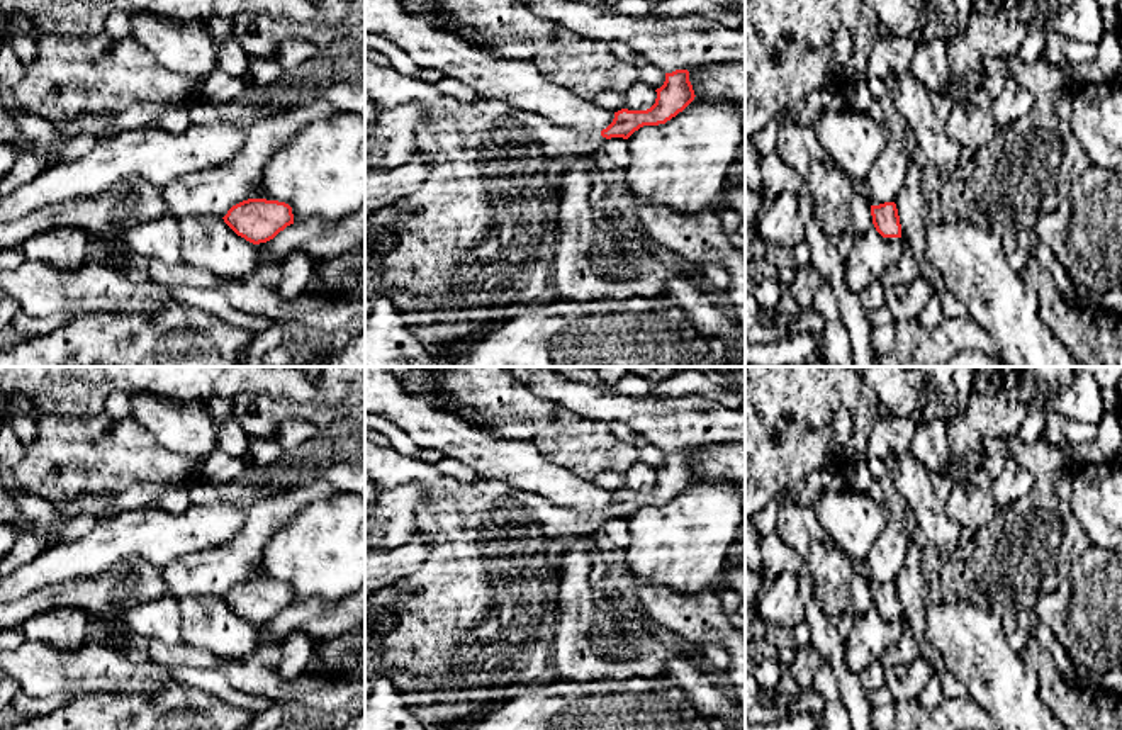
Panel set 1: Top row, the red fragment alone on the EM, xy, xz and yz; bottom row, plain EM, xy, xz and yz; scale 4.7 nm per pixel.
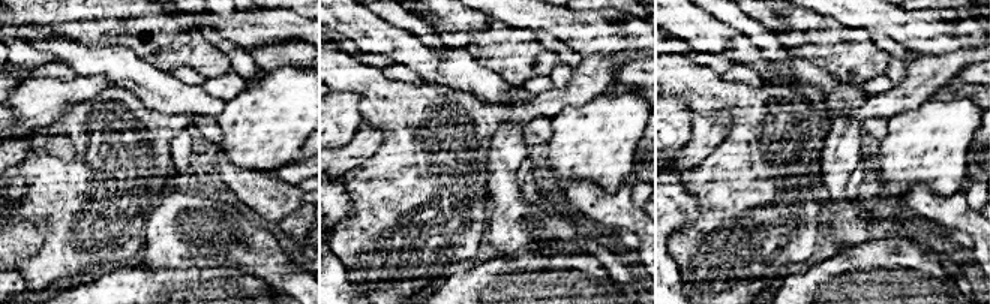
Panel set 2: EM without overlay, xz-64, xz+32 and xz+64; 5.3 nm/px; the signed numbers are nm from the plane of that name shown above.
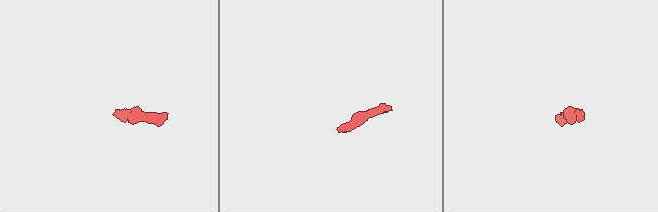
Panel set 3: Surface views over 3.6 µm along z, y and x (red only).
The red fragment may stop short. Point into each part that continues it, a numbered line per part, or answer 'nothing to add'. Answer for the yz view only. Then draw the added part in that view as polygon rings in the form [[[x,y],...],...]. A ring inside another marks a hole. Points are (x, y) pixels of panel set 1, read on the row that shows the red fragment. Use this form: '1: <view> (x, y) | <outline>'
nothing to add

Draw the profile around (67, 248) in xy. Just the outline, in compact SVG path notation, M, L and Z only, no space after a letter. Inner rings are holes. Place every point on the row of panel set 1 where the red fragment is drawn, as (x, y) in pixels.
M54 226L31 236L19 250L25 260L39 260L61 272L76 272L87 263L92 248L93 243L85 229Z

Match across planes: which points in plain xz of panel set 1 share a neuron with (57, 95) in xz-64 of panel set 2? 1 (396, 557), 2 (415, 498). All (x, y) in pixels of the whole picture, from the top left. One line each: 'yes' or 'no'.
1: no
2: yes

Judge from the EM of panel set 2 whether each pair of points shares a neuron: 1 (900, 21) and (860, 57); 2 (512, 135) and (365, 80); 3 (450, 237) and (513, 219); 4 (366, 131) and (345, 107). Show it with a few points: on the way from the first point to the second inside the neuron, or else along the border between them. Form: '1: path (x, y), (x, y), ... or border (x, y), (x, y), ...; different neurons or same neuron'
1: border (837, 21), (846, 26), (863, 27), (870, 35); different neurons
2: border (524, 126), (503, 123), (489, 137); different neurons
3: border (486, 220), (488, 226); different neurons
4: border (362, 117), (357, 132), (336, 149); different neurons

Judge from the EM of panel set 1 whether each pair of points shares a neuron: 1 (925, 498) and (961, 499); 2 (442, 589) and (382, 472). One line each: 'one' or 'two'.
1: two
2: one

